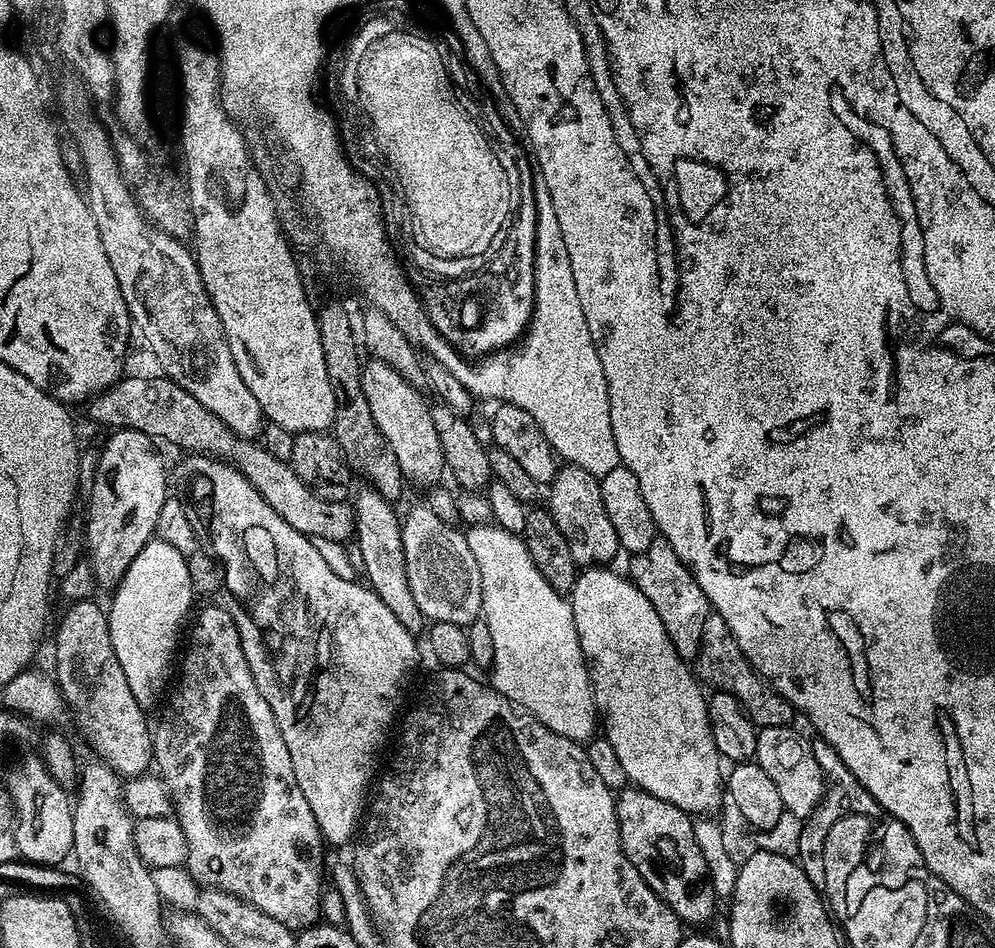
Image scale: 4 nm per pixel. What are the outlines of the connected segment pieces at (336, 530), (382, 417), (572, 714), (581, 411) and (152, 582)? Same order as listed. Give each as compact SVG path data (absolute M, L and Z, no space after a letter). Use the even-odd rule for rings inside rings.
M125 375L111 388L87 401L89 418L96 424L109 424L112 430L130 427L136 432L145 432L153 441L165 440L168 444L177 444L185 448L188 454L207 454L234 465L248 479L250 486L254 486L254 490L258 490L258 494L270 502L270 507L303 536L311 536L315 541L328 539L343 545L353 539L356 514L351 503L326 502L326 498L318 498L308 484L294 474L289 461L274 458L267 446L255 439L237 439L222 419L206 410L182 386L167 378L159 379L147 380L144 376Z
M375 358L369 359L363 365L364 373L362 374L362 390L366 390L366 402L370 402L370 414L374 414L374 422L378 422L378 430L382 430L382 438L386 438L386 442L390 442L390 450L394 450L394 458L398 458L398 466L402 470L402 474L412 483L412 480L416 484L426 484L425 486L439 485L442 478L440 475L445 475L446 465L444 462L444 451L442 450L442 442L438 438L438 430L434 430L434 418L432 417L432 408L430 404L427 404L423 400L421 389L416 388L410 382L406 382L406 378L402 374L398 374L398 370L394 370L384 360L378 360Z
M472 526L466 535L470 550L474 550L474 562L478 562L478 574L482 574L482 617L490 626L494 640L491 687L510 698L512 703L520 705L535 720L542 721L554 730L554 734L562 734L577 742L593 739L598 732L596 699L592 693L592 680L588 677L588 663L584 661L584 651L578 642L571 599L554 590L554 586L538 574L534 558L530 558L523 539L517 533L499 526Z
M528 158L524 160L527 169L532 173L532 181L534 182L534 202L536 203L536 297L534 298L534 306L532 307L532 320L522 339L515 346L509 347L507 350L497 350L481 359L479 362L473 362L471 359L465 358L444 339L443 336L432 327L430 318L424 312L424 305L418 299L418 292L415 287L408 285L408 280L404 276L400 276L400 256L397 249L393 247L390 254L378 252L376 258L372 260L372 264L376 264L376 272L384 272L384 292L382 294L370 294L367 299L370 301L371 307L381 308L388 315L390 322L394 322L394 326L398 326L398 330L402 330L409 336L415 334L428 334L428 342L426 344L427 353L433 355L436 359L442 361L450 370L450 374L454 374L454 378L458 378L458 382L462 382L462 386L466 386L466 390L470 390L470 394L477 400L492 400L496 404L513 404L521 410L526 410L526 414L530 414L530 418L534 418L534 422L538 422L538 426L542 430L542 434L546 434L546 442L550 442L550 446L556 452L557 457L564 464L573 464L574 466L582 466L582 470L586 470L586 474L594 474L602 477L610 474L610 470L621 467L620 455L618 454L618 446L614 442L614 430L610 426L610 394L606 386L606 374L602 374L602 362L598 362L598 350L594 346L594 338L590 338L590 326L586 326L586 314L582 314L582 298L578 298L578 286L574 286L574 270L570 270L570 253L566 251L566 241L562 238L562 230L558 226L558 214L554 214L554 202L550 202L550 190L546 190L546 177L537 170L535 159Z
M163 538L149 540L138 558L130 562L130 570L126 570L120 583L115 585L112 605L106 608L114 658L118 658L118 666L122 666L122 674L126 674L130 694L134 694L134 698L146 710L152 710L156 699L165 695L168 667L172 664L176 643L179 640L181 643L185 631L184 619L188 611L189 616L193 611L194 591L187 562L188 557L183 556L172 541Z

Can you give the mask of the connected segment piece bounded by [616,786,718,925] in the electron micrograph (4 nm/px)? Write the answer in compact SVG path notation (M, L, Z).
M625 786L619 789L616 796L616 821L622 850L626 858L630 858L638 874L642 874L646 886L650 886L650 890L654 890L654 894L658 894L663 904L672 908L674 914L685 925L706 923L711 918L712 907L718 904L718 899L708 877L706 860L695 842L692 830L693 817L670 802L662 802L662 798L654 798L654 794L646 790L635 786Z

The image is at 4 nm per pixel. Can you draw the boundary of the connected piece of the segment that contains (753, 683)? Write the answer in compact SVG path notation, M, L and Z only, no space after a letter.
M710 614L706 618L706 626L702 626L702 642L694 661L694 672L705 685L713 684L711 687L715 691L734 694L757 729L787 728L793 723L794 709L791 702L779 696L771 684L756 673L754 666L750 666L734 634L730 634L730 626L726 626L721 616Z

